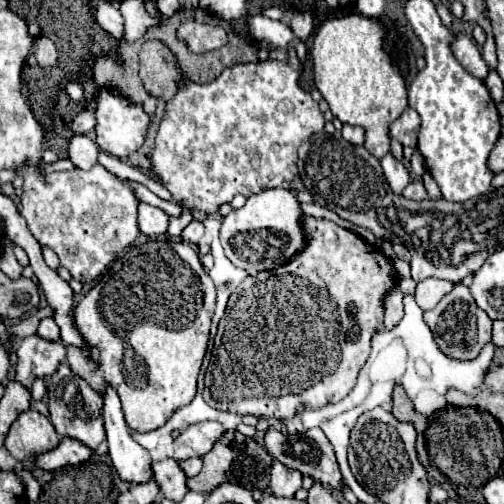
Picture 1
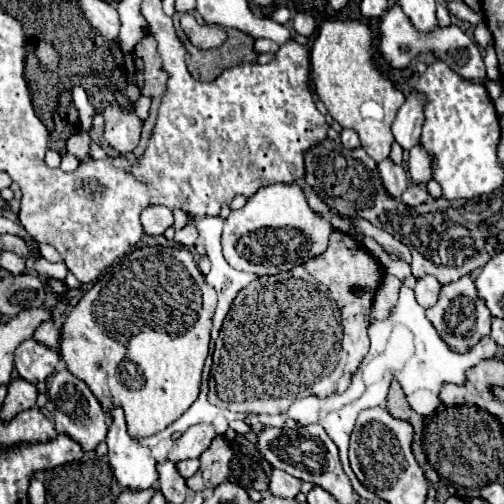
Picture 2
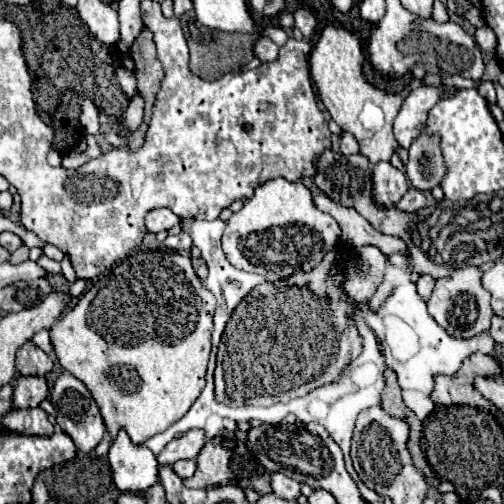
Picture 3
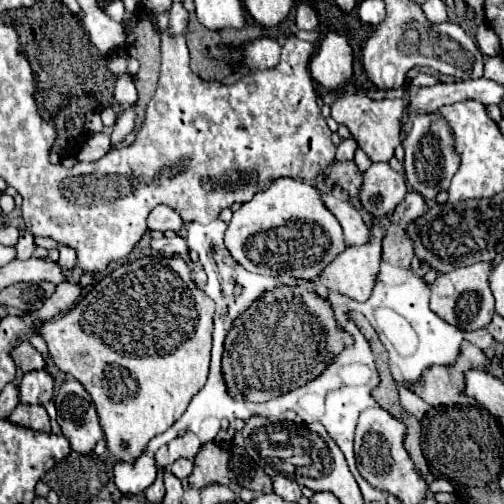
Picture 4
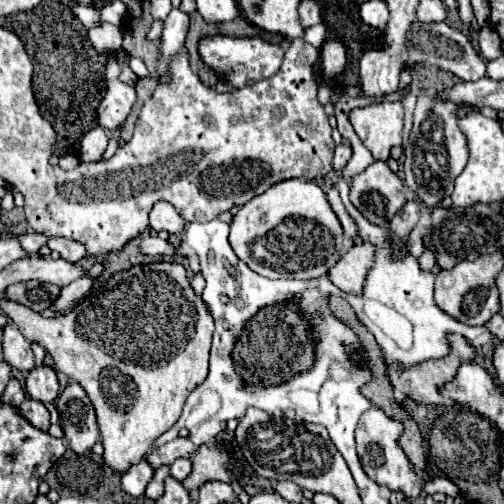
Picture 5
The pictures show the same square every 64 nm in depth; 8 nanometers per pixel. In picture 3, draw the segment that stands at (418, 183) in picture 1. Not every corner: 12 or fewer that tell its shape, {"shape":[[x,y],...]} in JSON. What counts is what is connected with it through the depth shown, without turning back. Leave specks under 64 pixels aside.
{"shape":[[410,190],[402,196],[396,208],[402,212],[418,212],[426,206],[424,192]]}

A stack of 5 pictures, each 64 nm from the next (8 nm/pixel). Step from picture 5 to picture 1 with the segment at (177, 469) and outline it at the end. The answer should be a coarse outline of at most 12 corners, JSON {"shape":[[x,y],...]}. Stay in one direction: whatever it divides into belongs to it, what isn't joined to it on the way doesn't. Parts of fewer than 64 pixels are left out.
{"shape":[[202,458],[182,460],[180,468],[188,478],[202,468]]}

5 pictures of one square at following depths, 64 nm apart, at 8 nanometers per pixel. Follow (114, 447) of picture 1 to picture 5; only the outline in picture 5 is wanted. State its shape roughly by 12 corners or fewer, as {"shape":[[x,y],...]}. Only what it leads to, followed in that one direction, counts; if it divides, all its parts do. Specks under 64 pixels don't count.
{"shape":[[146,460],[122,474],[122,488],[142,496],[154,470]]}

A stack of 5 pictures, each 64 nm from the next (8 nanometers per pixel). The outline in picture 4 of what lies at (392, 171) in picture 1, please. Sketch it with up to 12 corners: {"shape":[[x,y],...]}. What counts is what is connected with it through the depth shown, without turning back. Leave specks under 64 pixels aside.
{"shape":[[386,162],[362,176],[358,206],[372,218],[390,216],[408,194]]}

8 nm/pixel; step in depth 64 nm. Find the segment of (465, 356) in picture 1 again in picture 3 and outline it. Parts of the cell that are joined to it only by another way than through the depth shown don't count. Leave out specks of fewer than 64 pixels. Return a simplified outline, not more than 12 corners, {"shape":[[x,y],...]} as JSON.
{"shape":[[478,266],[436,280],[428,312],[456,338],[494,316]]}

